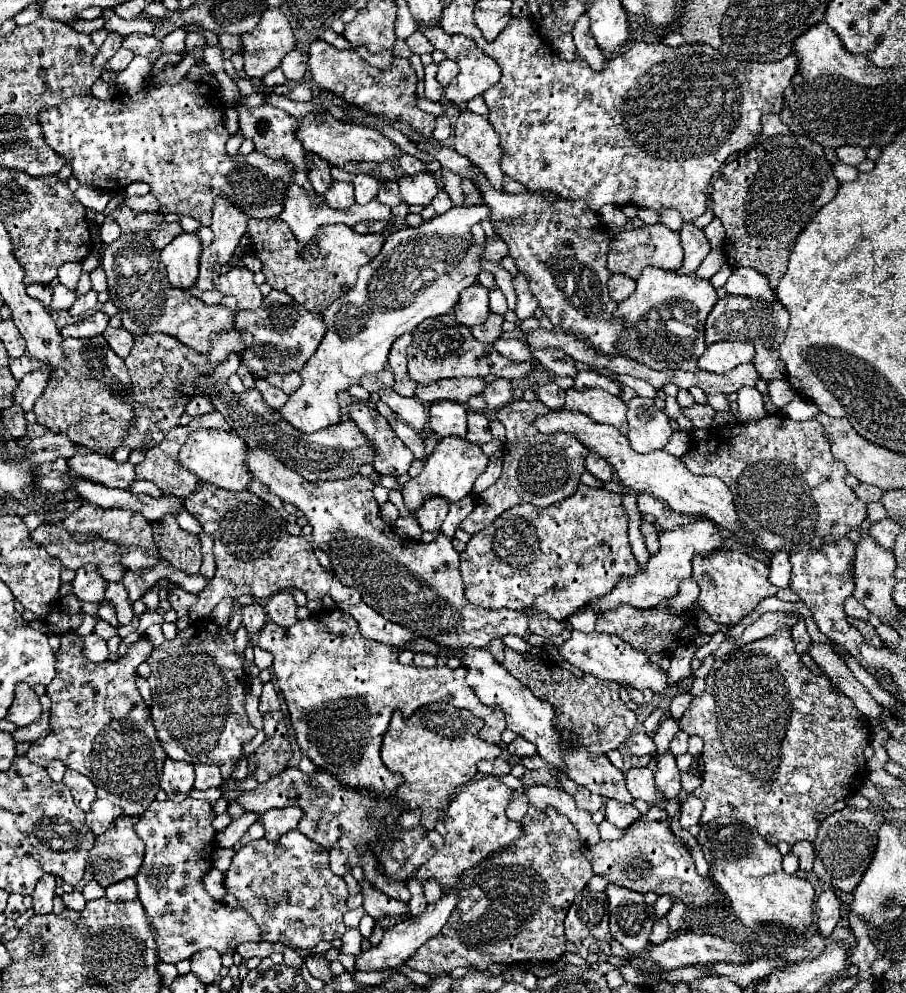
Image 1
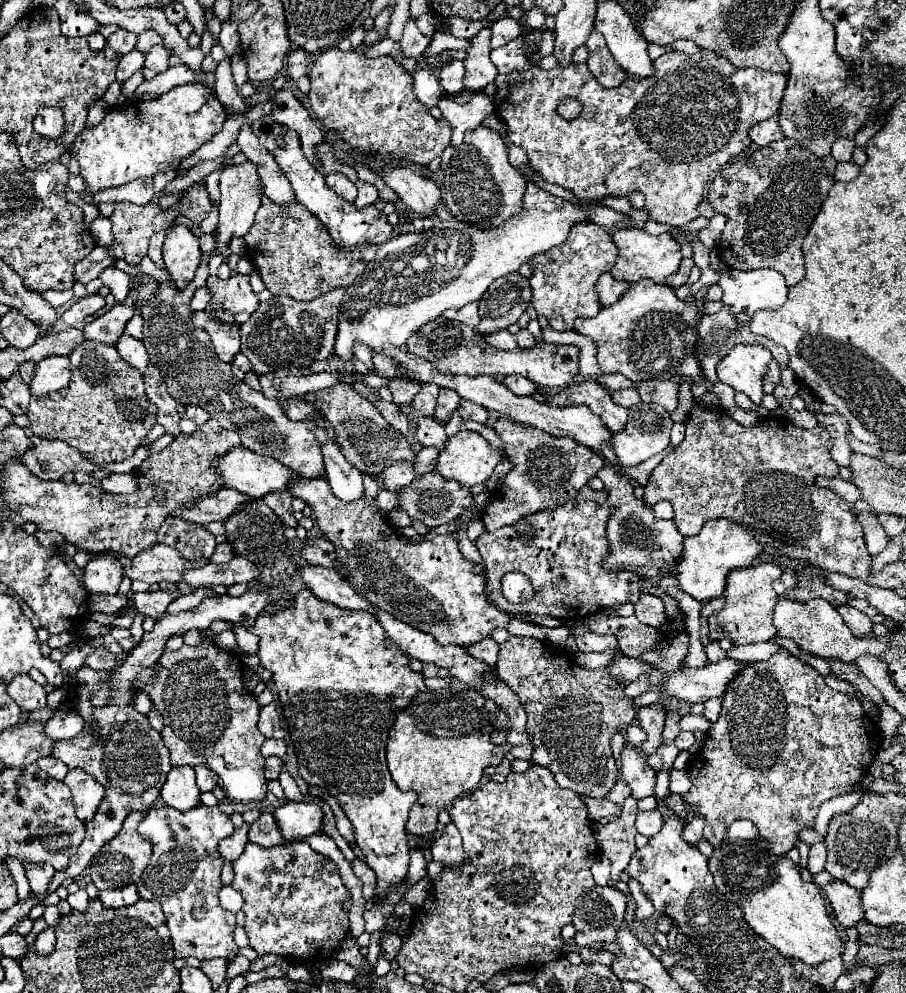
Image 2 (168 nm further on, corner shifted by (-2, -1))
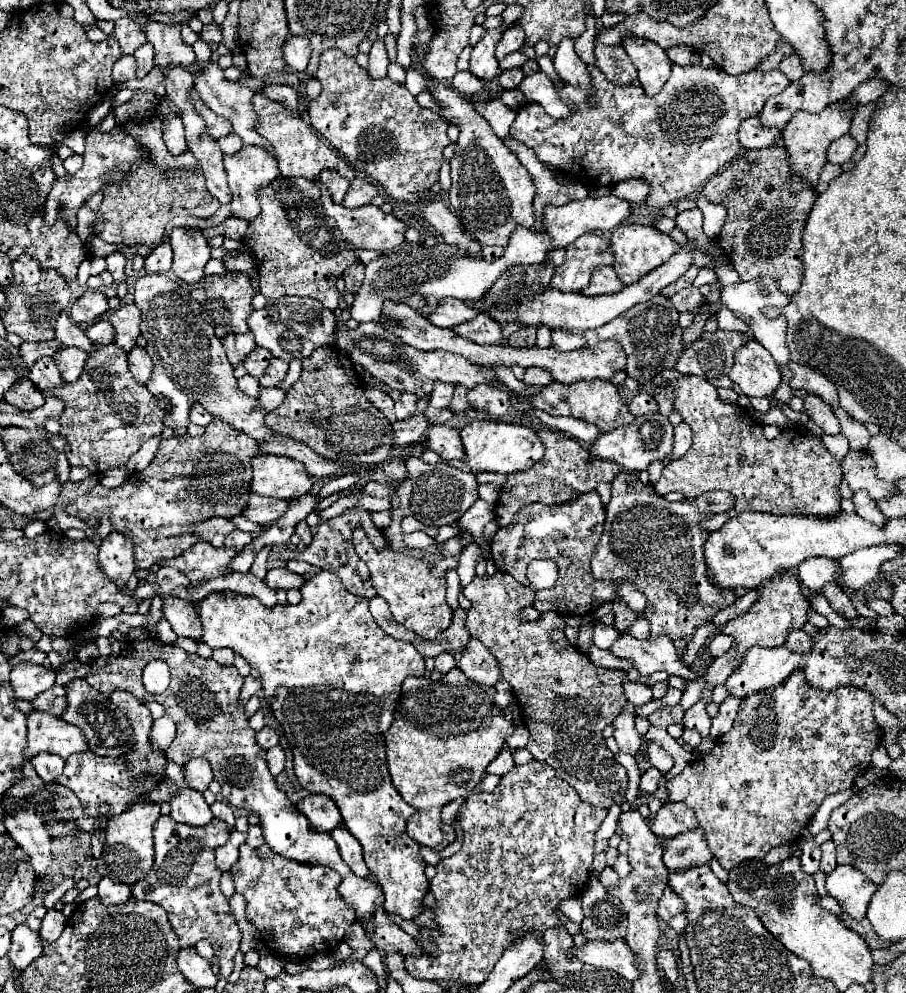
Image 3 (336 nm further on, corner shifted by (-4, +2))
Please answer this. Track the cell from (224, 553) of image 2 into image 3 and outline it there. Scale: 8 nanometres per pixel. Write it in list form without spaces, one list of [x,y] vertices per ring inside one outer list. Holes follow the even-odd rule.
[[[233,531],[233,533],[229,533],[227,537],[225,537],[225,547],[231,547],[231,549],[243,549],[247,543],[251,543],[251,533],[243,533],[243,531]]]

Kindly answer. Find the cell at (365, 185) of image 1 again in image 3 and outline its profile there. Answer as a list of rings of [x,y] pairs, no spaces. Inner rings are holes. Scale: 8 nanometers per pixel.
[[[357,177],[357,179],[351,181],[351,187],[349,187],[347,195],[345,195],[343,205],[345,205],[345,207],[361,207],[361,205],[367,205],[367,203],[371,203],[371,199],[373,199],[377,193],[379,193],[379,191],[377,191],[377,187],[375,187],[373,183]]]

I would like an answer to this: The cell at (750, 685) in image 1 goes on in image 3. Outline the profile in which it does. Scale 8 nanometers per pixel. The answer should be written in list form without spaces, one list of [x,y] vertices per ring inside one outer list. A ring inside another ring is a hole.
[[[793,671],[779,687],[747,695],[739,707],[735,725],[715,741],[715,747],[689,763],[683,773],[667,783],[669,799],[683,801],[697,813],[705,829],[711,853],[723,869],[747,859],[763,859],[769,849],[795,841],[827,795],[845,791],[871,763],[871,753],[881,745],[881,727],[873,717],[873,699],[857,687],[823,691],[811,687],[803,671]]]

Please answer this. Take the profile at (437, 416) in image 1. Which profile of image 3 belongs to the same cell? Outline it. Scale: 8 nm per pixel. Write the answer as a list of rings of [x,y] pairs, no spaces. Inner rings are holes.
[[[437,381],[435,383],[435,389],[431,393],[431,399],[429,399],[429,405],[431,407],[437,407],[437,409],[443,409],[443,407],[449,407],[451,403],[451,397],[453,397],[453,385],[451,383],[443,383],[443,381]]]

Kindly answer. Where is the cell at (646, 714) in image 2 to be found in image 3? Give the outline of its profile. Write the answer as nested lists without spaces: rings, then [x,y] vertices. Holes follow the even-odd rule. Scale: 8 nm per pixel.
[[[655,741],[649,743],[647,753],[649,753],[649,761],[651,761],[651,765],[657,767],[657,769],[661,769],[663,773],[667,773],[667,771],[673,767],[673,759],[671,759],[671,755],[669,755],[661,745],[657,745]]]

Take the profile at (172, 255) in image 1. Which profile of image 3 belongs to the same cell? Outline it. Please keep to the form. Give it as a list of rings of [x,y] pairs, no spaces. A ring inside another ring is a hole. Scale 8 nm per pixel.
[[[173,229],[169,235],[173,247],[173,273],[185,283],[199,283],[203,267],[209,261],[209,245],[199,229]]]

